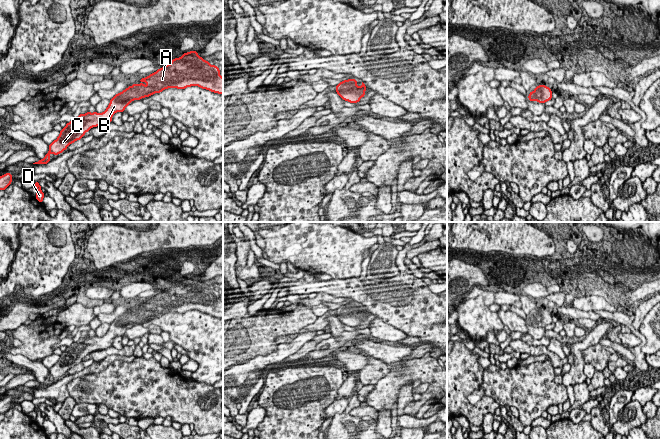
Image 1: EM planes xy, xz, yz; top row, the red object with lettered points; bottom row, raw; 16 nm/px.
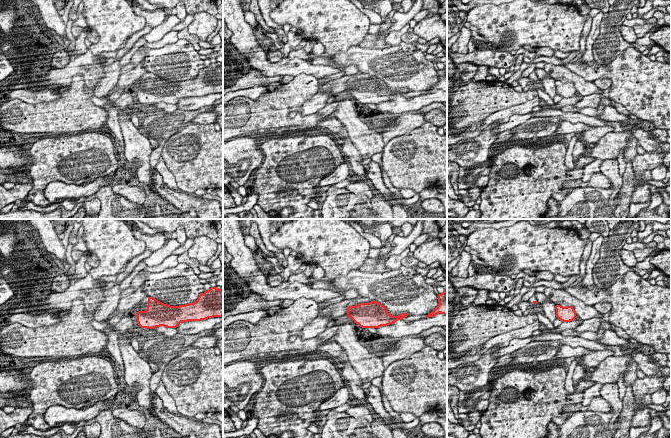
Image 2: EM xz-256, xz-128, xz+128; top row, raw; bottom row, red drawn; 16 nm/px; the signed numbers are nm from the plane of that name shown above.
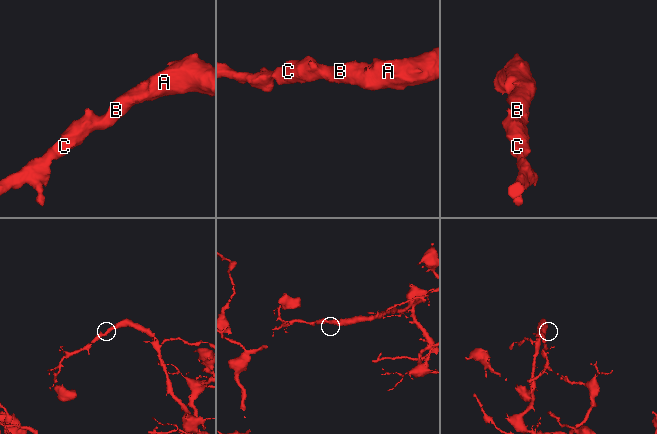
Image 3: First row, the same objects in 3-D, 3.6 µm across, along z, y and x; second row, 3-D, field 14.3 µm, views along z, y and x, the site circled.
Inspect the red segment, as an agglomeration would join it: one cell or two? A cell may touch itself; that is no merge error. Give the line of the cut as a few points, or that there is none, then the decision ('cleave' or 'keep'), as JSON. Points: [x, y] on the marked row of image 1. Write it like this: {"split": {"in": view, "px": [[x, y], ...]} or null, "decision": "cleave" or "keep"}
{"split": null, "decision": "keep"}

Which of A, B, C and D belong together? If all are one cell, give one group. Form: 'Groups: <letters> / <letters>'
Groups: A B C D

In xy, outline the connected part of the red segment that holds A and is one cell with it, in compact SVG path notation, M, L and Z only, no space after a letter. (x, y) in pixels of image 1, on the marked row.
M195 50L173 59L170 64L139 81L147 84L133 84L116 94L103 113L88 111L73 118L60 131L57 139L49 145L49 151L45 157L33 164L47 164L51 153L57 156L70 144L80 140L91 128L112 122L113 115L123 112L133 100L149 97L168 88L185 89L191 86L223 94L223 77L220 76L219 68L205 61Z

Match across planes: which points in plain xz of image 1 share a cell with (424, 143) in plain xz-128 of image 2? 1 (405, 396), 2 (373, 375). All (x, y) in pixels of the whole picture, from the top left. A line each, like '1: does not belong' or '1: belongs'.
1: does not belong
2: does not belong

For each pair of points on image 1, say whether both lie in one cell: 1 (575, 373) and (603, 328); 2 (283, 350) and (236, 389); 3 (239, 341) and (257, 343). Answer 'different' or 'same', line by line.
1: same
2: same
3: same

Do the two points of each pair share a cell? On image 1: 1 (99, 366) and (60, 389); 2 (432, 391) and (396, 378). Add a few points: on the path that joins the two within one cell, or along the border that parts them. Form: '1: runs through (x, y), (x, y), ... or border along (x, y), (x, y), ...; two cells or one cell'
1: runs through (89, 370), (68, 379); one cell
2: runs through (428, 381), (423, 376), (406, 376); one cell

